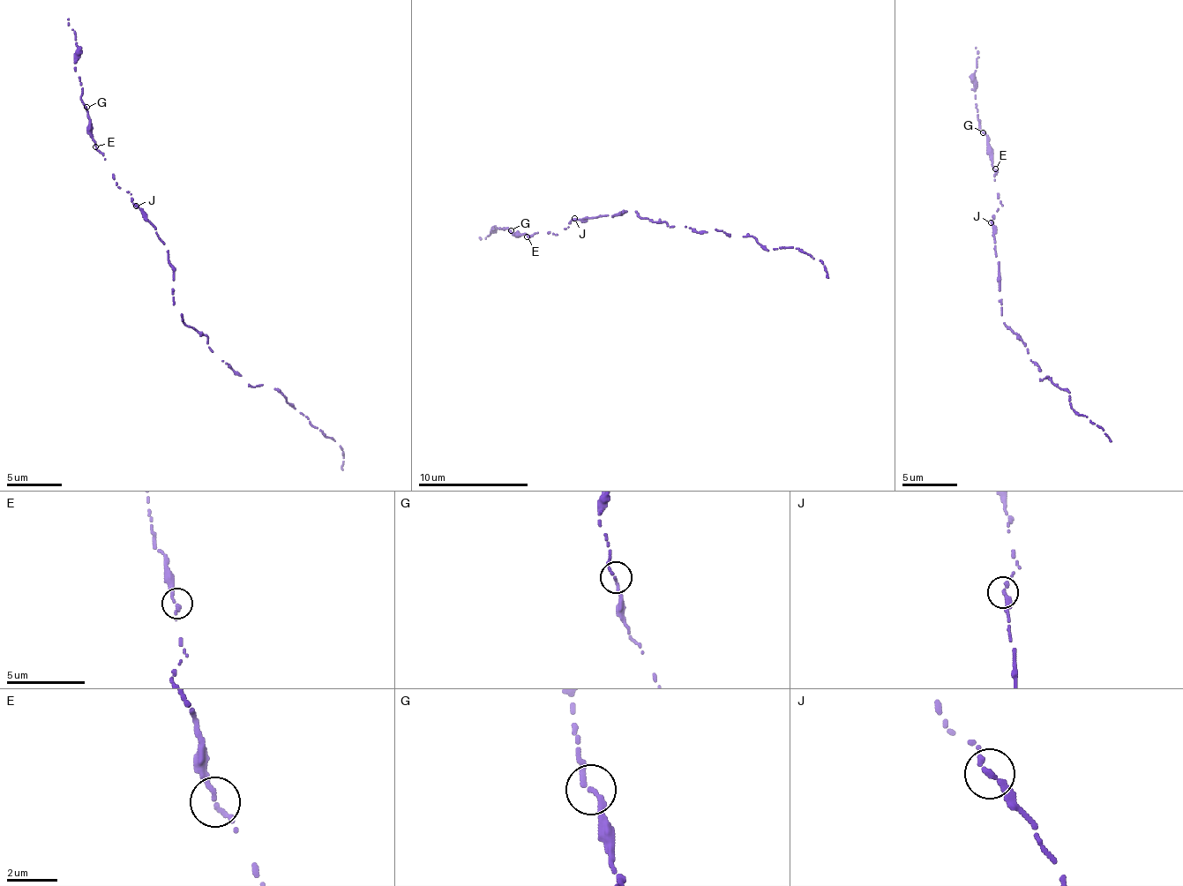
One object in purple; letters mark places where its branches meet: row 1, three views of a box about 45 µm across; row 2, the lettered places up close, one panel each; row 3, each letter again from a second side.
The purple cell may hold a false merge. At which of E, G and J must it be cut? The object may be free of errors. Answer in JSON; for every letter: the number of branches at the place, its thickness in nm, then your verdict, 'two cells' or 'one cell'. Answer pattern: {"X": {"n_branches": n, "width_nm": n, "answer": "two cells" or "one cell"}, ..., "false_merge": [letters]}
{"E": {"n_branches": 1, "width_nm": 280, "answer": "one cell"}, "G": {"n_branches": 2, "width_nm": 200, "answer": "one cell"}, "J": {"n_branches": 1, "width_nm": 320, "answer": "two cells"}, "false_merge": ["J"]}

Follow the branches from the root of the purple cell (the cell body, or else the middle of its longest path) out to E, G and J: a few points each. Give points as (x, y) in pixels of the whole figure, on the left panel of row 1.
E: (173, 281), (173, 264), (168, 259), (165, 243), (131, 201), (131, 193), (120, 189), (104, 154), (95, 146)
G: (173, 281), (165, 243), (131, 201), (131, 193), (115, 180), (96, 146), (86, 107)
J: (173, 281), (173, 264), (168, 259), (165, 243), (146, 214), (135, 206)

